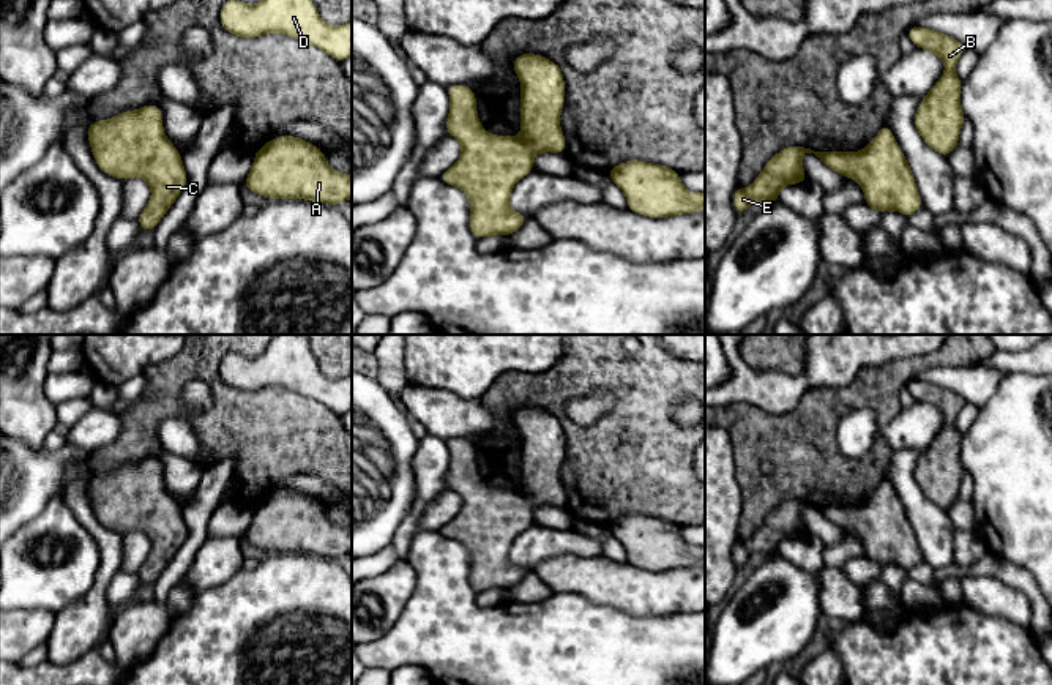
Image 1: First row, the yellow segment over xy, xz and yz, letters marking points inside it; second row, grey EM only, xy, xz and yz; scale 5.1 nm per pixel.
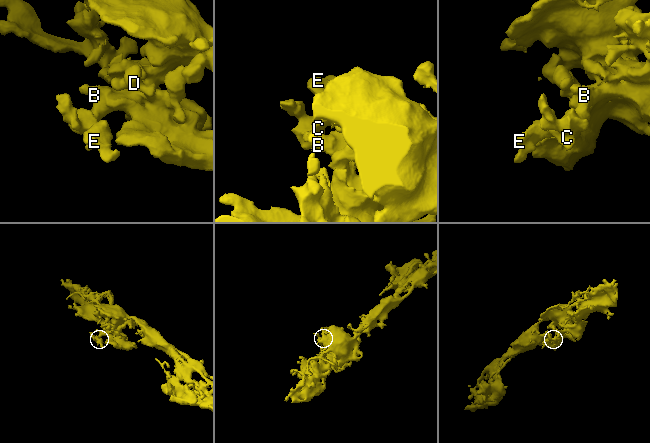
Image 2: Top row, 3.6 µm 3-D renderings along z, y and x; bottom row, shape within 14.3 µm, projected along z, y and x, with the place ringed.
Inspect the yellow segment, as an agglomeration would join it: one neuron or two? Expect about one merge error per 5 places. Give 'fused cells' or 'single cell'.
single cell

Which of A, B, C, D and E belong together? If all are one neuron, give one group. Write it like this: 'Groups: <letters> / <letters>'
Groups: A B C D E

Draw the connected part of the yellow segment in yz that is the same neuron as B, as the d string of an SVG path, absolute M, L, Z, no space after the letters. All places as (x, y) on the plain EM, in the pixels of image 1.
M912 379L907 385L915 401L927 402L945 417L945 426L924 448L913 472L923 494L937 507L948 510L959 499L959 486L965 469L961 461L962 436L956 429L956 417L964 398L953 390Z

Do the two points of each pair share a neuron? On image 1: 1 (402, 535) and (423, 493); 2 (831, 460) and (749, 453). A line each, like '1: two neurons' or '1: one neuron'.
1: one neuron
2: one neuron

